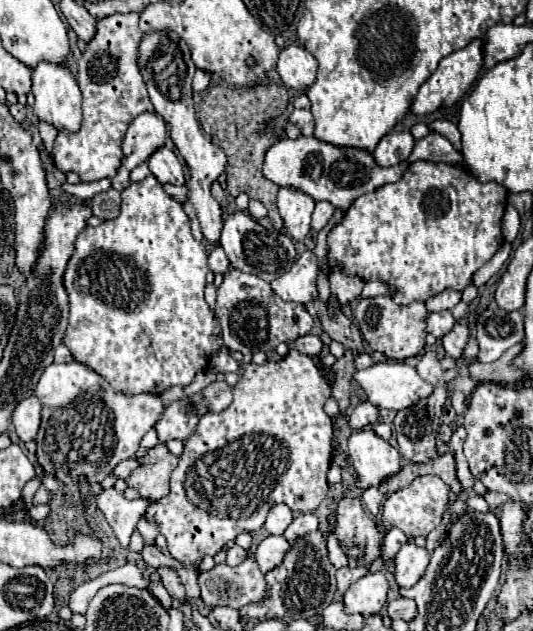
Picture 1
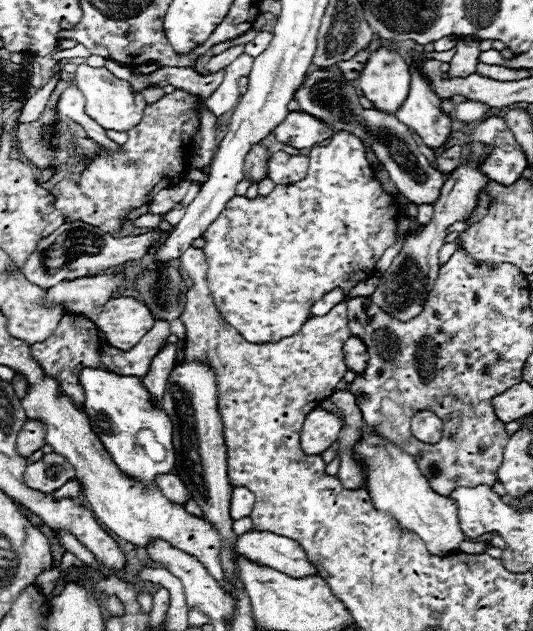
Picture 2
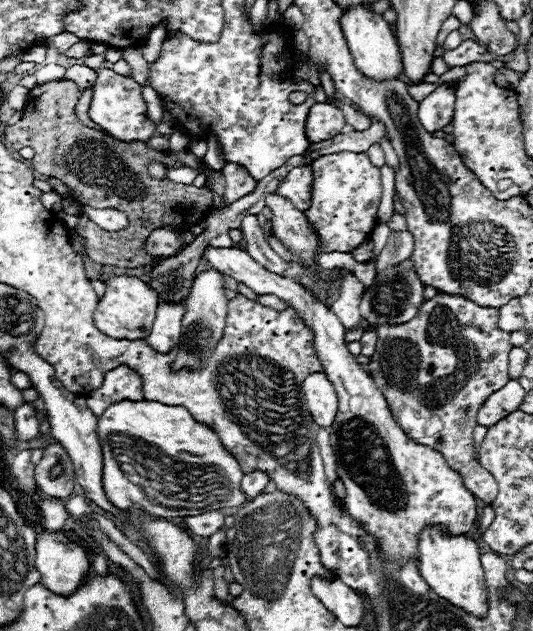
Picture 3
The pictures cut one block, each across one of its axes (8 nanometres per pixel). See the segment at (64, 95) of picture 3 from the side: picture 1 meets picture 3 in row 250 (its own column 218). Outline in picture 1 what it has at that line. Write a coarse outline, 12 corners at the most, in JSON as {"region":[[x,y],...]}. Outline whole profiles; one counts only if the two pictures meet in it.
{"region":[[280,84],[214,86],[198,120],[226,154],[228,190],[260,200],[274,228],[278,186],[262,176],[288,104]]}

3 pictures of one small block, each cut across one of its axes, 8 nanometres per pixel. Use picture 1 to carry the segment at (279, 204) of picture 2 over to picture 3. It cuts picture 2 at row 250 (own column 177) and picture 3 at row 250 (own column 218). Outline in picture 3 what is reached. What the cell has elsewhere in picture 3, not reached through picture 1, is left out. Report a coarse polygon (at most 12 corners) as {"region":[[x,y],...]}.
{"region":[[364,152],[312,162],[304,212],[322,250],[370,240],[380,168]]}

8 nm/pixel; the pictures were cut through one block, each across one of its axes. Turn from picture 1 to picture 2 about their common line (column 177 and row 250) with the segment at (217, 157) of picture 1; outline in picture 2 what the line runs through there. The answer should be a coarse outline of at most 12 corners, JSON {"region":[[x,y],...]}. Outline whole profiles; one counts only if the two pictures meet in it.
{"region":[[64,222],[22,266],[48,290],[138,260],[160,232],[114,238]]}

